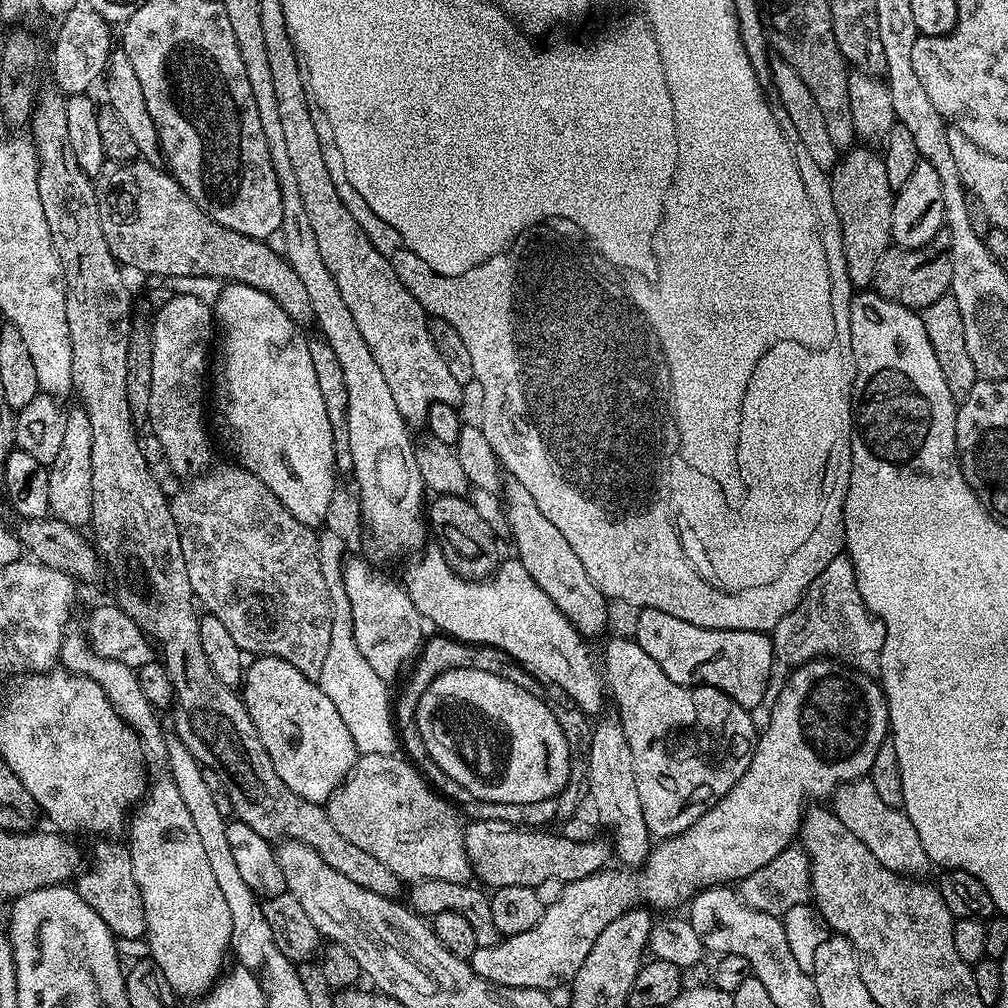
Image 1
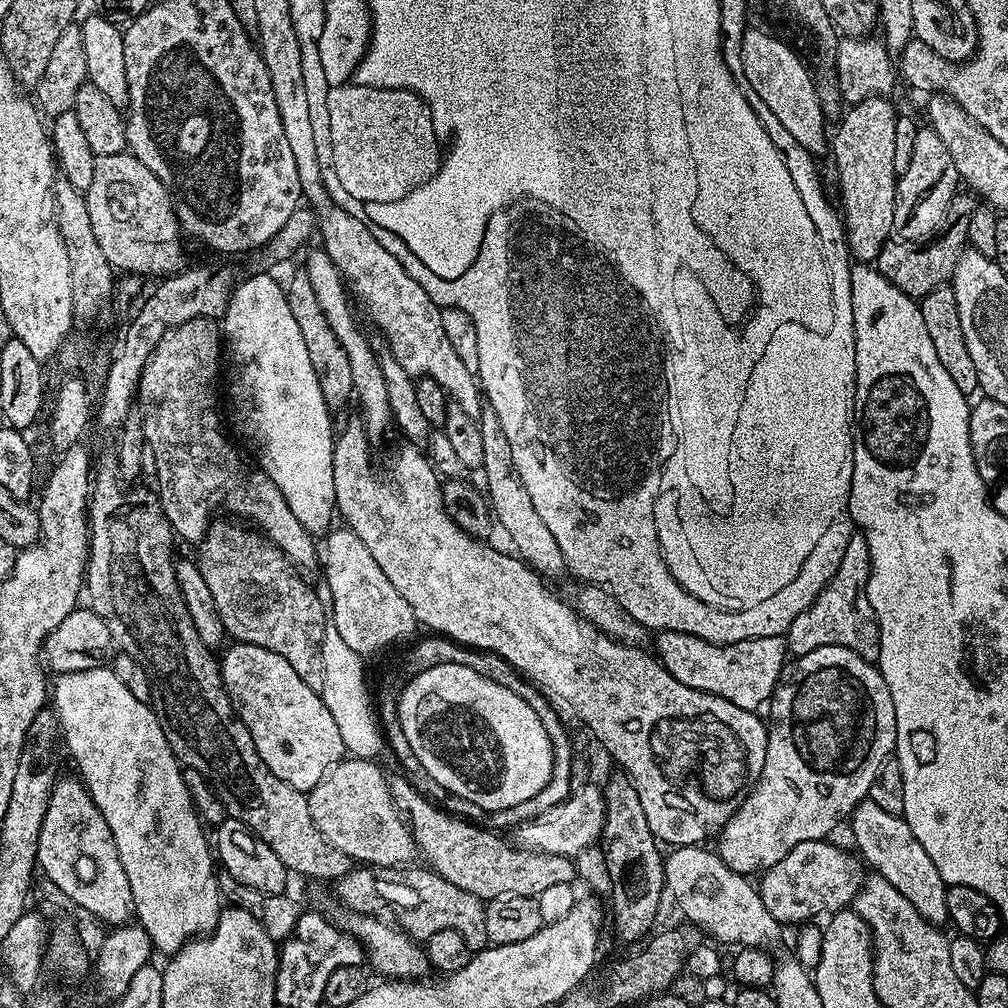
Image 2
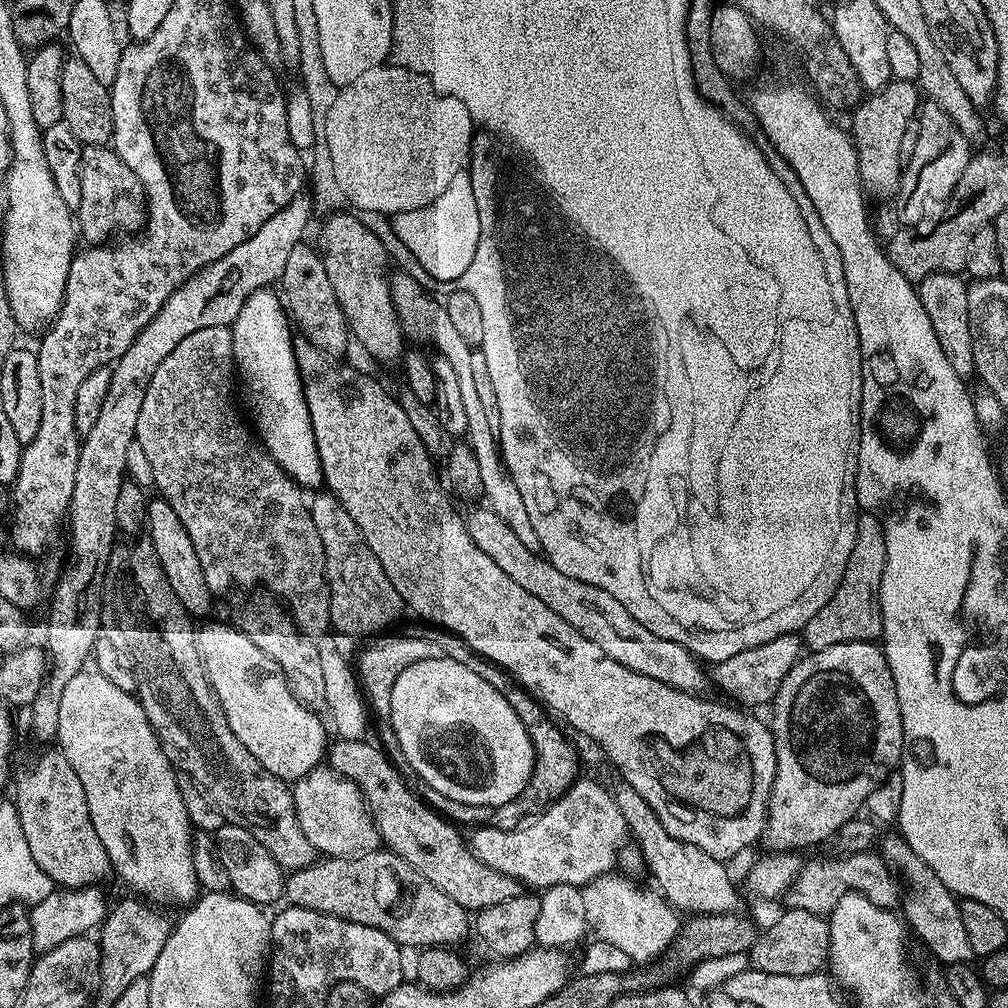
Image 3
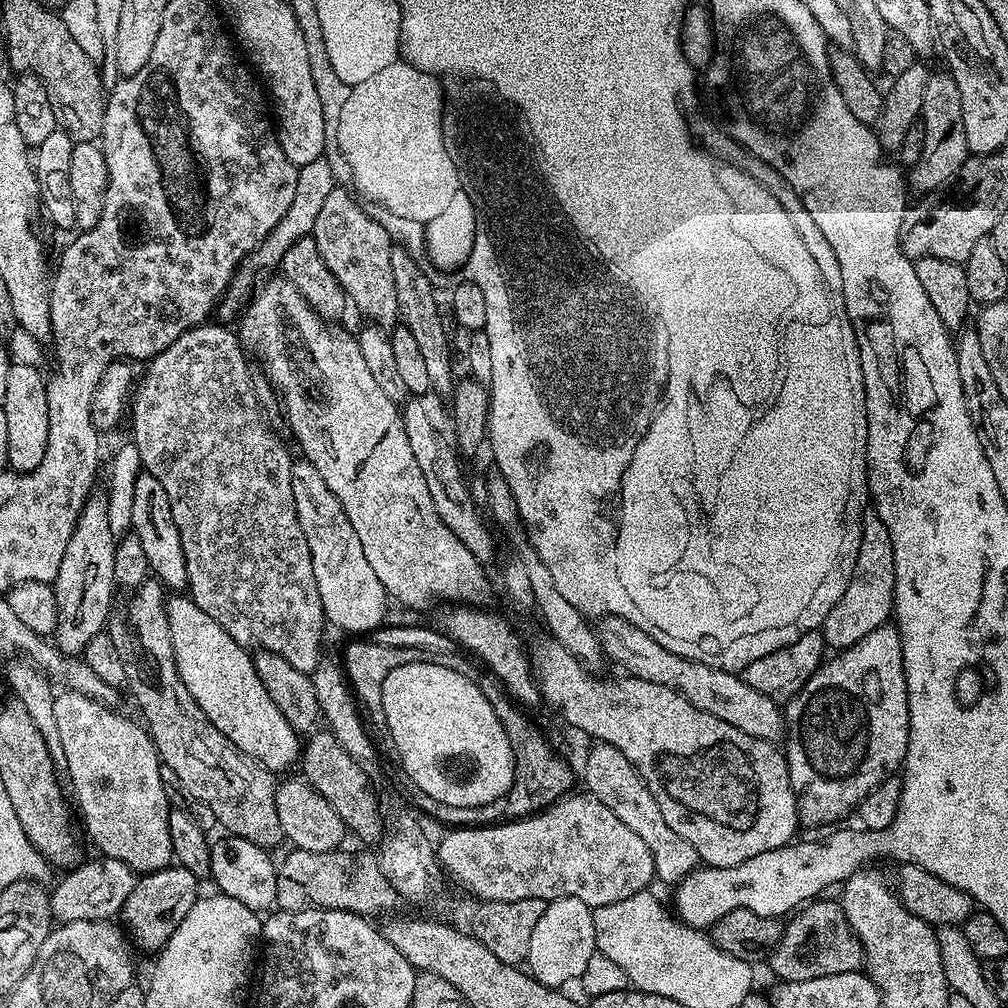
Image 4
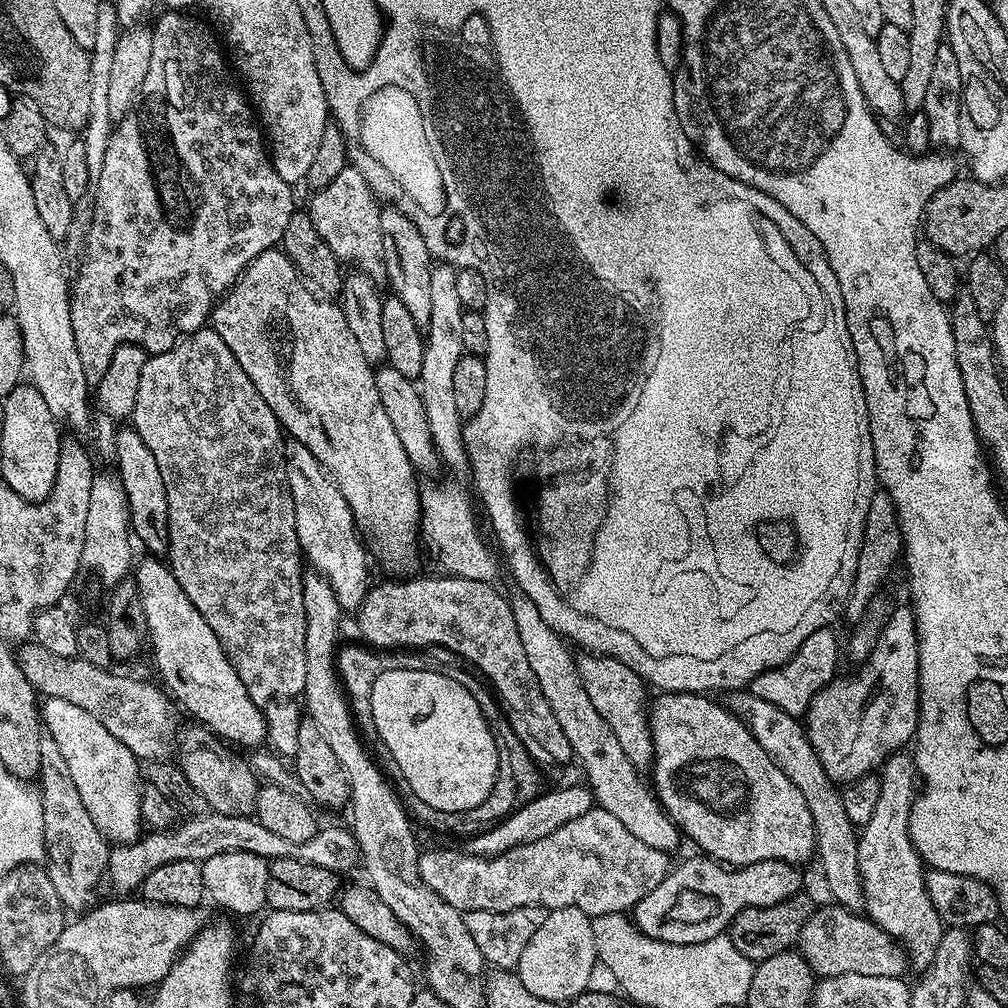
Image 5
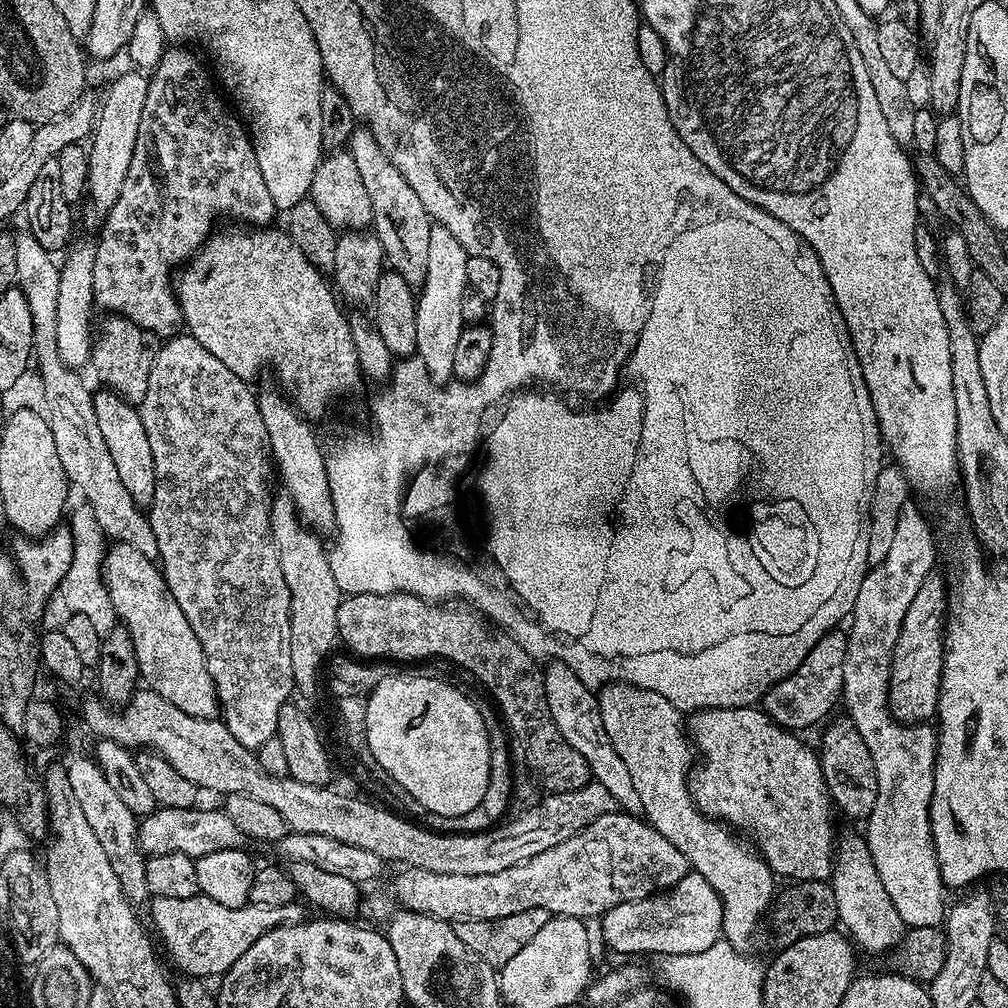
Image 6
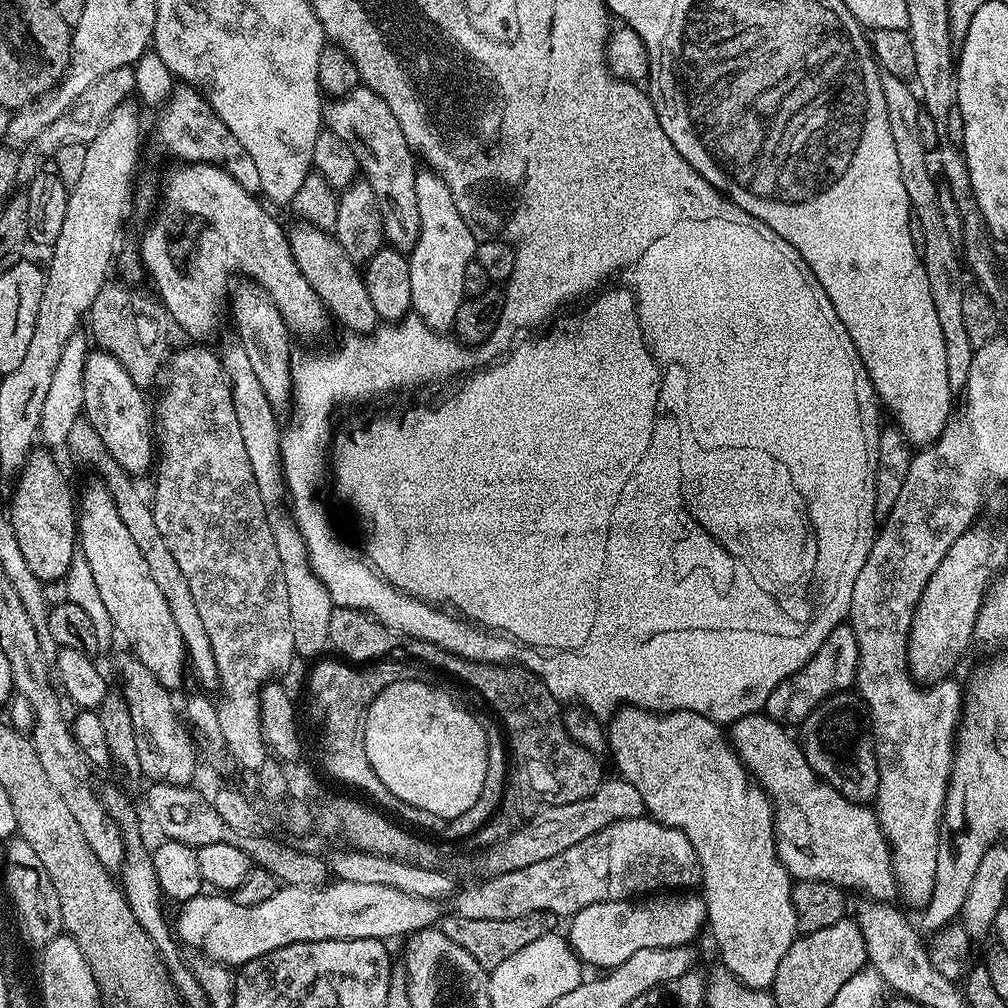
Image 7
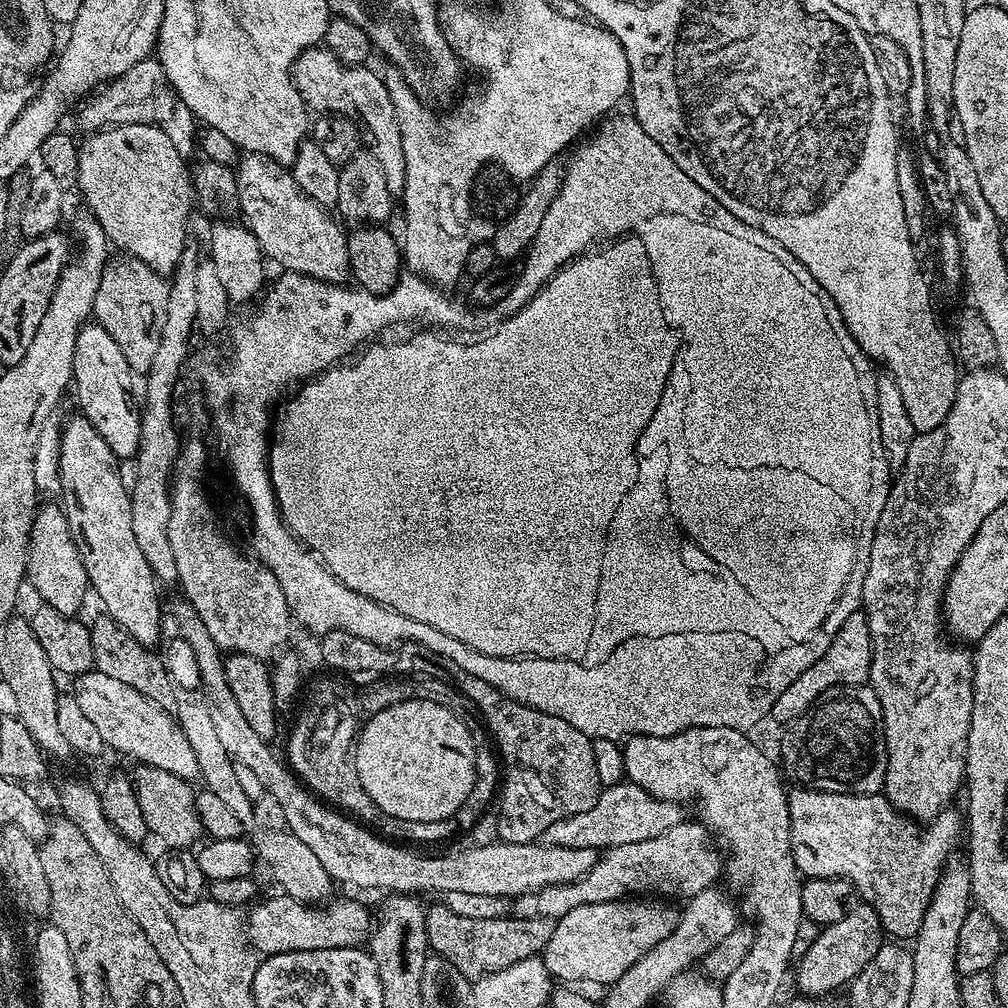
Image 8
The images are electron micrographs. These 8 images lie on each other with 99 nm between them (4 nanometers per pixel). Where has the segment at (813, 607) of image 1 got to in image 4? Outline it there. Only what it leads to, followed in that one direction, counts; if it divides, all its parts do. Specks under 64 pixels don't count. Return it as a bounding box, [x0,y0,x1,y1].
[822,506,894,650]

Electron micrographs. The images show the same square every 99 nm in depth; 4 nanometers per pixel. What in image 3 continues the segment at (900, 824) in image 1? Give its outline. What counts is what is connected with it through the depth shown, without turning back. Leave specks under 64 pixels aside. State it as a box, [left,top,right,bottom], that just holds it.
[882,834,973,966]

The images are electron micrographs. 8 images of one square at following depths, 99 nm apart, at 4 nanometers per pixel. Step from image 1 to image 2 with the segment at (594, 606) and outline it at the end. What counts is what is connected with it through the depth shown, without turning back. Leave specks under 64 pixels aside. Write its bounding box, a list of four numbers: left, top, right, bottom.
[480,402,565,577]

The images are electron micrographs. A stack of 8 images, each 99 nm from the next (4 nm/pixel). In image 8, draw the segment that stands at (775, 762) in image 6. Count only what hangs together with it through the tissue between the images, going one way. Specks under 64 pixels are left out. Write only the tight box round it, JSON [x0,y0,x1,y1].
[788,786,962,942]

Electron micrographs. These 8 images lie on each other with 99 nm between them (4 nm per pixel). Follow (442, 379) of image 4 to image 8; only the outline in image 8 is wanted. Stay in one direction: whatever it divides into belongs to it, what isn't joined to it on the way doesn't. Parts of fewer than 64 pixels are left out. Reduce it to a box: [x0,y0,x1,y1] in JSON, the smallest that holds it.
[292,46,406,198]

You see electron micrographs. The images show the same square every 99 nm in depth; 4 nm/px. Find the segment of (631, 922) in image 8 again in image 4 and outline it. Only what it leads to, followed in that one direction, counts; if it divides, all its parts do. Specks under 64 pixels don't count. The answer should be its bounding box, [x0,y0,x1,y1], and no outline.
[675,827,874,930]

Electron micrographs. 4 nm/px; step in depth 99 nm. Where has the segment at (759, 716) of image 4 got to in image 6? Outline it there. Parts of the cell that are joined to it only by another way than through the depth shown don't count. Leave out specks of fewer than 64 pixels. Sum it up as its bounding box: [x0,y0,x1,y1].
[830,839,906,952]

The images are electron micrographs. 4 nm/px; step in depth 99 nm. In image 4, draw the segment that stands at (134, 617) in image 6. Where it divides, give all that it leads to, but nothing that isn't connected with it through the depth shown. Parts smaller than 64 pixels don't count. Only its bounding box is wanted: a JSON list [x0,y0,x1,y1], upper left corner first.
[166,595,302,774]

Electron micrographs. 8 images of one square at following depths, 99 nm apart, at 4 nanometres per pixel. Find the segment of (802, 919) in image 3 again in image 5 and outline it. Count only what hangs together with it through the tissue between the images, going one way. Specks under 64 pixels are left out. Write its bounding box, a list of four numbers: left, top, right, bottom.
[798,902,910,978]

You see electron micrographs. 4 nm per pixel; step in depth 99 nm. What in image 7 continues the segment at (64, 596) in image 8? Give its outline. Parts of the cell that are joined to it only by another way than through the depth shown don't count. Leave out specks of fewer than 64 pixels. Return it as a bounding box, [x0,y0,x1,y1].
[10,450,78,582]

